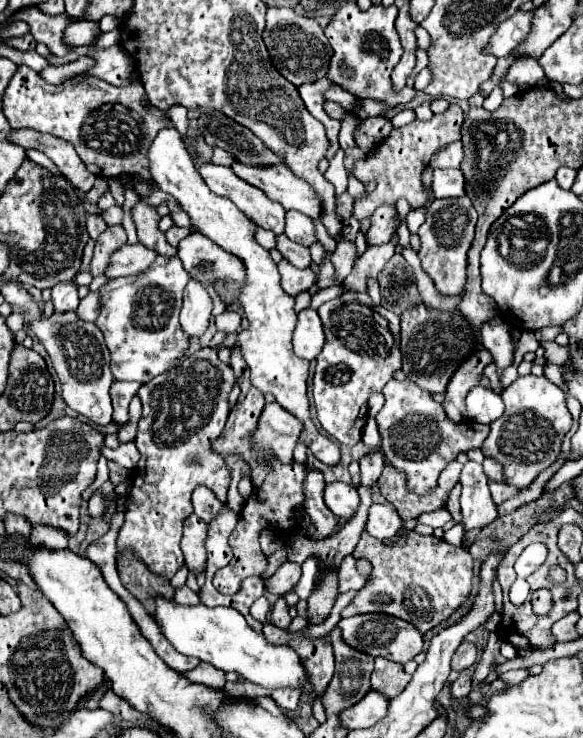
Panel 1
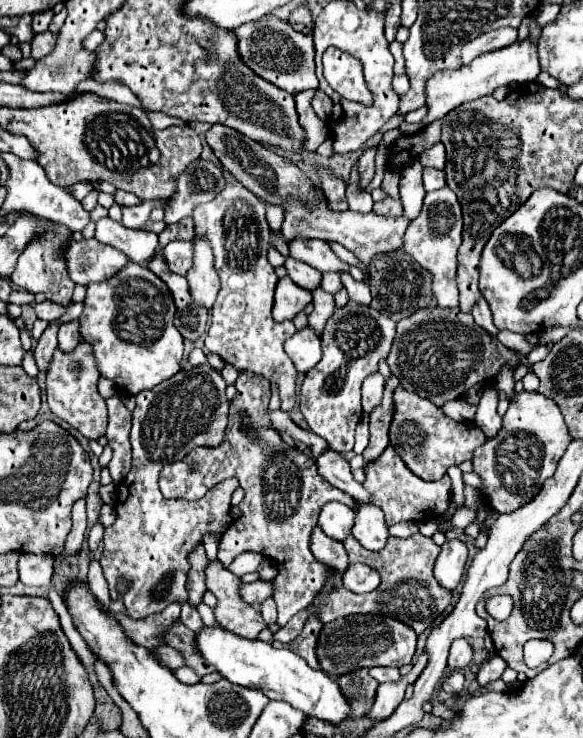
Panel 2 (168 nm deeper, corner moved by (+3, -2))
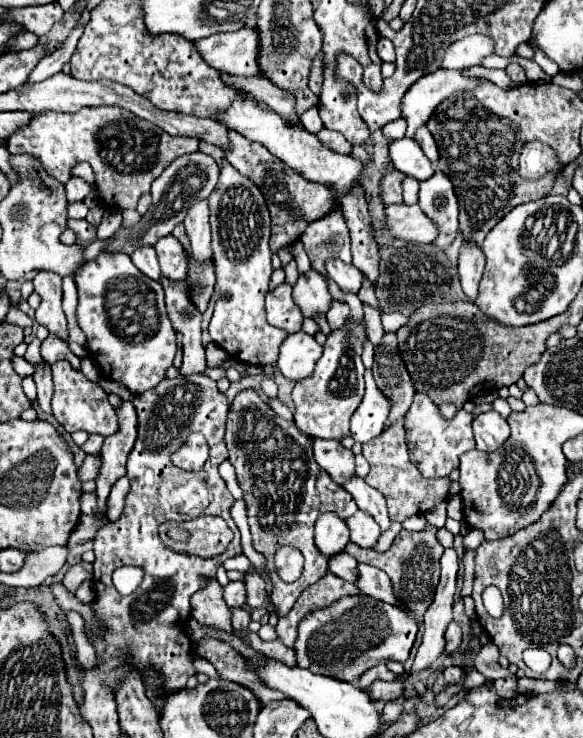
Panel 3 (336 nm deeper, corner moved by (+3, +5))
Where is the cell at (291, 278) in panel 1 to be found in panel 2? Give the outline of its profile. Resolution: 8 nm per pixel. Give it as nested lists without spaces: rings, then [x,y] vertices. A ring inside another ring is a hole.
[[[280,278],[278,286],[276,286],[276,296],[274,296],[274,310],[272,316],[274,320],[292,320],[300,310],[304,310],[304,306],[312,300],[312,292],[296,288],[296,284],[292,284],[292,280]]]

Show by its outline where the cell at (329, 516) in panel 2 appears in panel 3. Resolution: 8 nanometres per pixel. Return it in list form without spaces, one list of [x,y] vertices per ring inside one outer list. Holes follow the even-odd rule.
[[[324,513],[324,517],[316,521],[314,545],[326,559],[344,551],[348,541],[348,527],[336,513]]]

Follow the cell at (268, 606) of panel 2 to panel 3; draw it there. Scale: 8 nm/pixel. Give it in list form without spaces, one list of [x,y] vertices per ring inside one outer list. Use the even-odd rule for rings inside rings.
[[[250,567],[246,571],[246,577],[244,577],[244,585],[246,585],[246,605],[248,607],[266,607],[268,605],[268,597],[266,597],[266,591],[264,591],[264,579],[260,577],[260,573]]]

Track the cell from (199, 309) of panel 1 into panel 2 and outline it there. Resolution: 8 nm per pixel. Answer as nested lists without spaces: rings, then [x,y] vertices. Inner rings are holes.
[[[194,240],[194,266],[188,270],[186,280],[190,284],[192,300],[210,310],[218,296],[220,280],[214,270],[212,250],[206,240]]]

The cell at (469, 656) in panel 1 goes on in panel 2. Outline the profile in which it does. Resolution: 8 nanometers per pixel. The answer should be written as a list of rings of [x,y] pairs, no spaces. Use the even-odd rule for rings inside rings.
[[[454,640],[450,646],[448,656],[448,668],[454,670],[466,670],[472,662],[472,646],[466,640]]]

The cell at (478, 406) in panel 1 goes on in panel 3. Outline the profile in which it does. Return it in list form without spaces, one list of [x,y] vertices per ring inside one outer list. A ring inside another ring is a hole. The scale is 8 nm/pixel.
[[[488,411],[478,415],[472,421],[472,431],[474,431],[474,441],[476,449],[492,453],[504,445],[504,441],[510,437],[510,427],[504,417],[500,417],[496,411]]]

